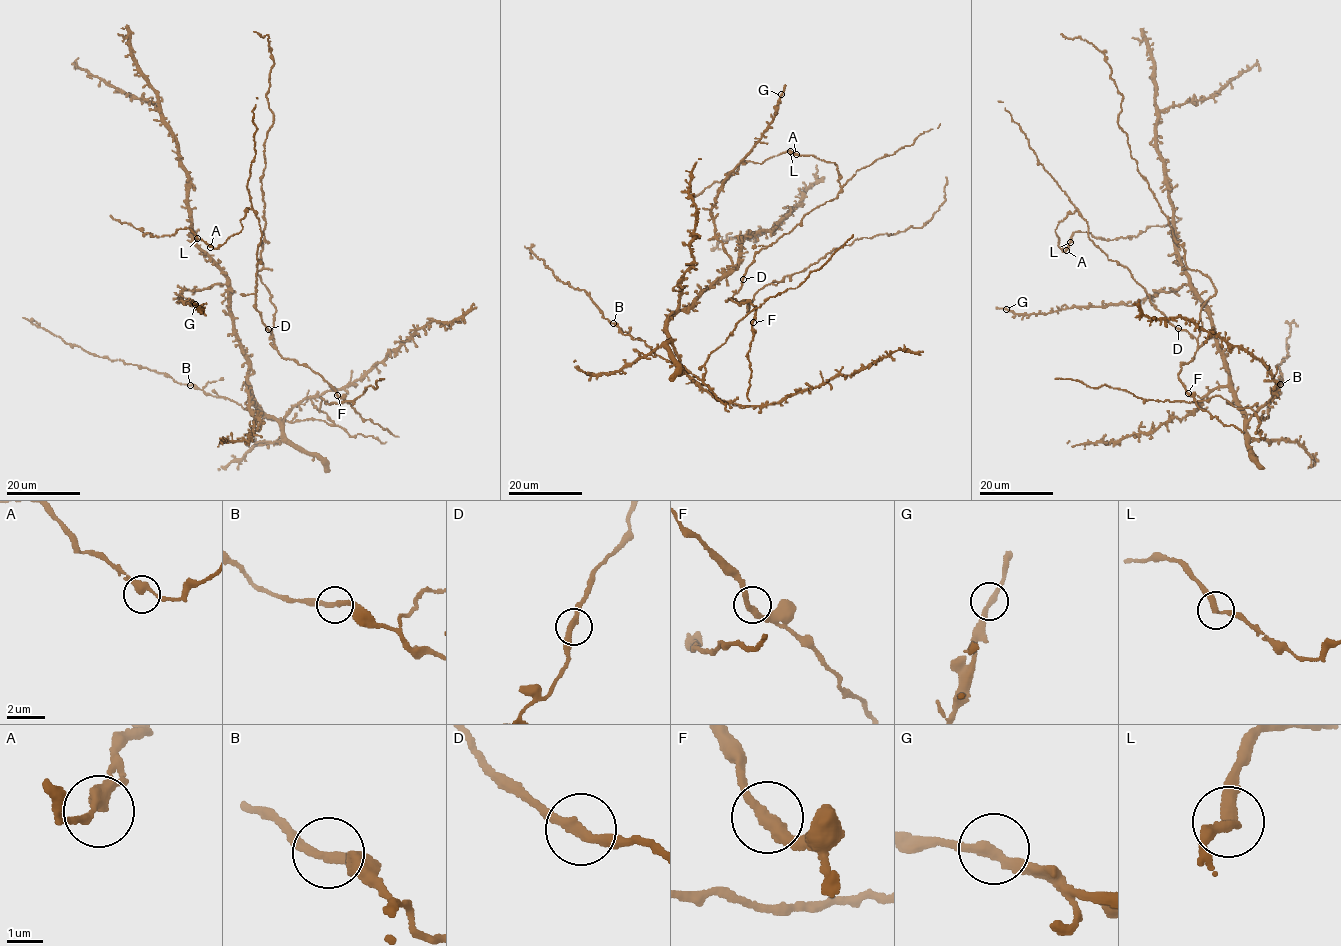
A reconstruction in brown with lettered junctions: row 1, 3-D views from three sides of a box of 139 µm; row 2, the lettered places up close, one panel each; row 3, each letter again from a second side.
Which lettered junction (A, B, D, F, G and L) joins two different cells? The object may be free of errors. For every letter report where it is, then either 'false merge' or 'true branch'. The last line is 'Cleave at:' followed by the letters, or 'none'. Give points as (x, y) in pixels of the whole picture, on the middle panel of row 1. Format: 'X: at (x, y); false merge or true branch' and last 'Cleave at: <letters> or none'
A: at (796, 154); true branch
B: at (613, 323); true branch
D: at (743, 279); true branch
F: at (753, 322); true branch
G: at (781, 94); true branch
L: at (790, 151); true branch
Cleave at: none

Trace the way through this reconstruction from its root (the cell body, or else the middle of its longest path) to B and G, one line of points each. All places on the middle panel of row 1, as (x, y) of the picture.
B: (704, 364), (704, 379), (697, 379), (683, 366), (654, 355), (644, 340), (622, 334), (613, 323)
G: (704, 364), (703, 380), (672, 363), (679, 357), (668, 322), (732, 267), (712, 209), (772, 120), (781, 94)

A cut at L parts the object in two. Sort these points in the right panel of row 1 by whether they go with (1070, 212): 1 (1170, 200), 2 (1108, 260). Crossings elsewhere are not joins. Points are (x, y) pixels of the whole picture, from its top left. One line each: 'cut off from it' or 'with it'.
1: with it
2: with it

